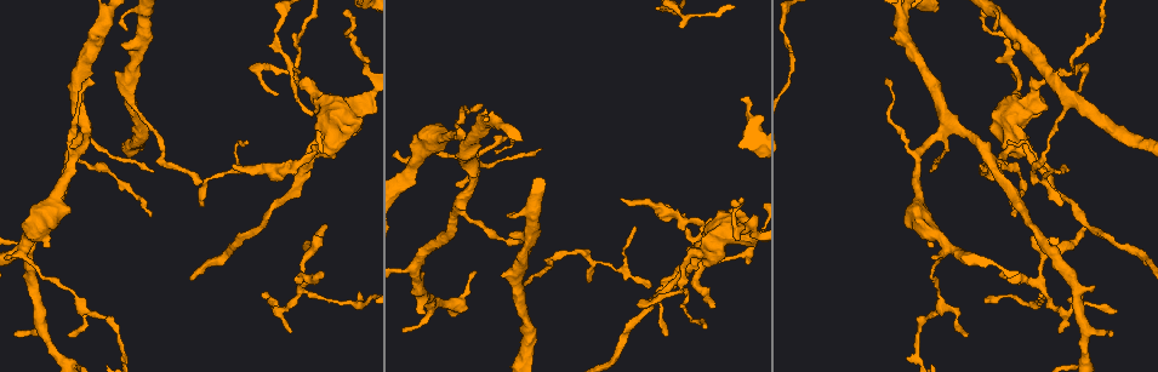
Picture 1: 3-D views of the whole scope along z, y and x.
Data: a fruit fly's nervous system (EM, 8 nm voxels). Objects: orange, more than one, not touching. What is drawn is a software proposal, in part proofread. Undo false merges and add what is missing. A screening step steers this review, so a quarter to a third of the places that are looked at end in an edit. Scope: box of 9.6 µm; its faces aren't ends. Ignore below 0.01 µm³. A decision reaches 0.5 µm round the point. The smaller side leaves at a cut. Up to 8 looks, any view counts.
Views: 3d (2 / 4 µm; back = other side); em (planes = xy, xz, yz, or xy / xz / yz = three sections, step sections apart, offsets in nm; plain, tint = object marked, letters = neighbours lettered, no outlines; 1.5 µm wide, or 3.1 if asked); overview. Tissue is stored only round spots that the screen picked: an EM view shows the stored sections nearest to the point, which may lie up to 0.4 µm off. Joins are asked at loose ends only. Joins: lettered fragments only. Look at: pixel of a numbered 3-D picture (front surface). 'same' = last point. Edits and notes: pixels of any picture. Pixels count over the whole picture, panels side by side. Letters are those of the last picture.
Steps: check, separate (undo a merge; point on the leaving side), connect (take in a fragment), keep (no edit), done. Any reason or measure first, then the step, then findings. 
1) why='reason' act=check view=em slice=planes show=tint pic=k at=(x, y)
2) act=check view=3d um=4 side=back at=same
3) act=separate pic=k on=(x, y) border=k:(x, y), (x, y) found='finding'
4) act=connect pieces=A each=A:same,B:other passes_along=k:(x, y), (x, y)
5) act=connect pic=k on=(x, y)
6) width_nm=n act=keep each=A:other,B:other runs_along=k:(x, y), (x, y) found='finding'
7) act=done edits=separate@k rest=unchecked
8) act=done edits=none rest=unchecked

why='abrupt turn' act=check view=3d um=2 pic=1 at=(680, 289)

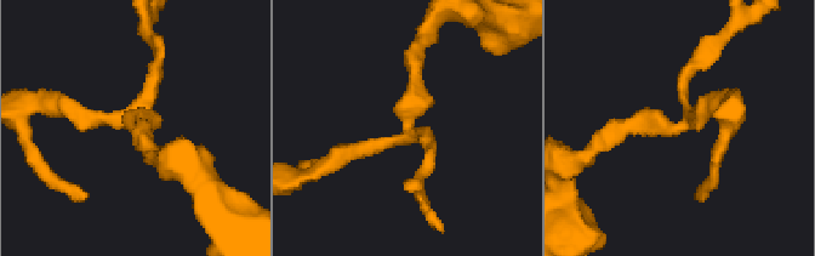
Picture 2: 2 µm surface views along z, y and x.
arms=3 act=check view=em slice=planes show=tint pic=2 at=(673, 123)

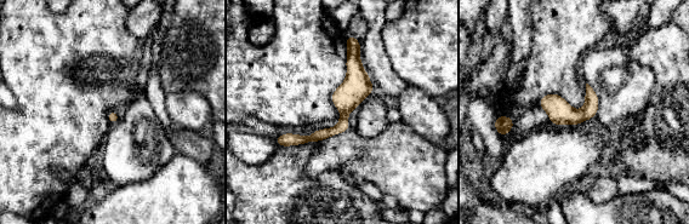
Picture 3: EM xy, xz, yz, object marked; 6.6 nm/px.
act=check view=em slice=planes show=letters at=same

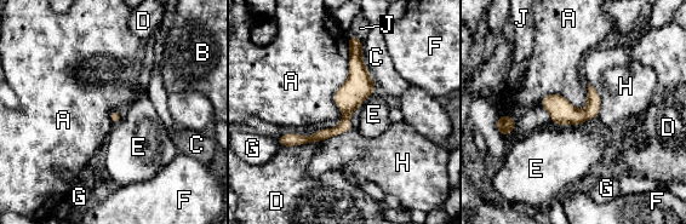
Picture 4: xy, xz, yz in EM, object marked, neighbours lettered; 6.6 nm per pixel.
act=keep each=A:other,B:other,C:other,D:other,E:other,F:other,G:other,H:other,J:other found='all the same cell'

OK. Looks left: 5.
why='free end' act=check view=3d um=2 side=back pic=1 at=(201, 206)

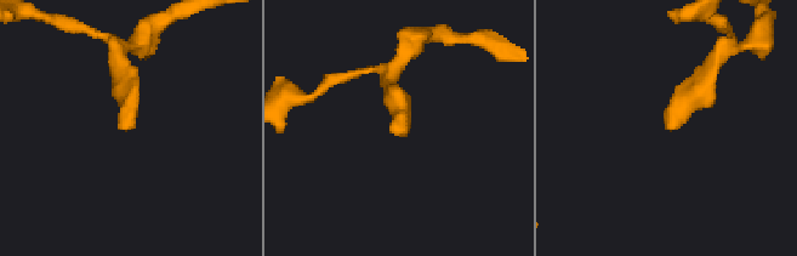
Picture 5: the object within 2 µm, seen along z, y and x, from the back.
why='shape alone is not enough' act=check view=em slice=planes show=letters pic=5 at=(119, 129)

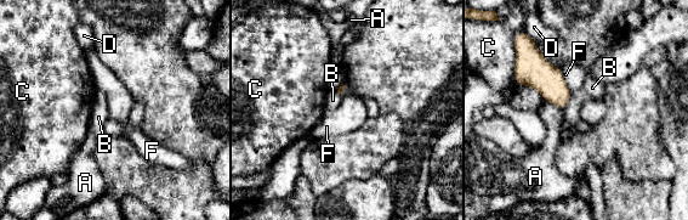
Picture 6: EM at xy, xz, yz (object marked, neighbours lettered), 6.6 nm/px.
longest_contact=C:300nm act=keep each=A:other,B:other,C:other,D:other,F:other found='none of them fits'

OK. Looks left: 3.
why='thin end' act=check view=em slice=xy step=4 show=plain pic=1 at=(1116, 311)

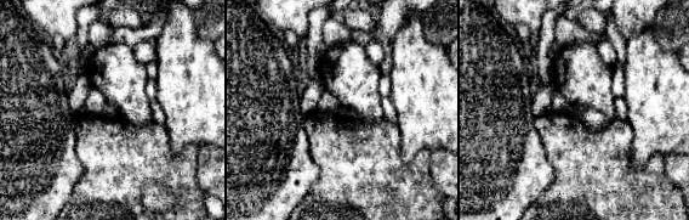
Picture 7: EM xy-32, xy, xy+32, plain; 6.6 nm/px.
act=check view=em slice=xy step=4 show=tint at=same

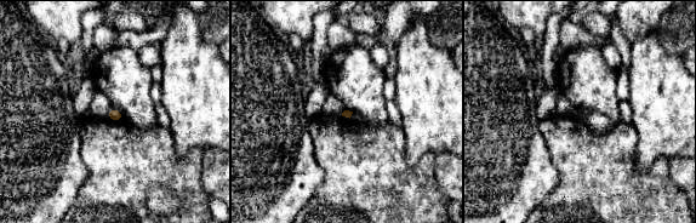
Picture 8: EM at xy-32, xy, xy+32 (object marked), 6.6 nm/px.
why='see the neighbours' act=check view=em slice=xy step=4 show=letters at=same

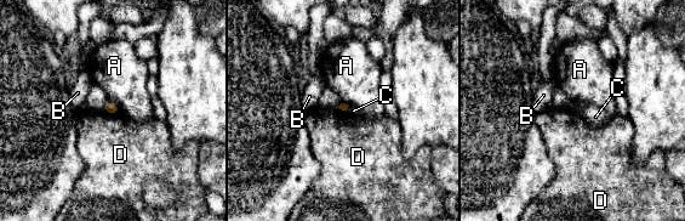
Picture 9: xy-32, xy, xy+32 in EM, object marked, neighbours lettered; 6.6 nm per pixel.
act=keep each=A:other,B:other,C:other,D:other border=9:(101, 109), (108, 113), (120, 113) found='none of them fits'

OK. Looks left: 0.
act=done edits=none rest=unchecked

